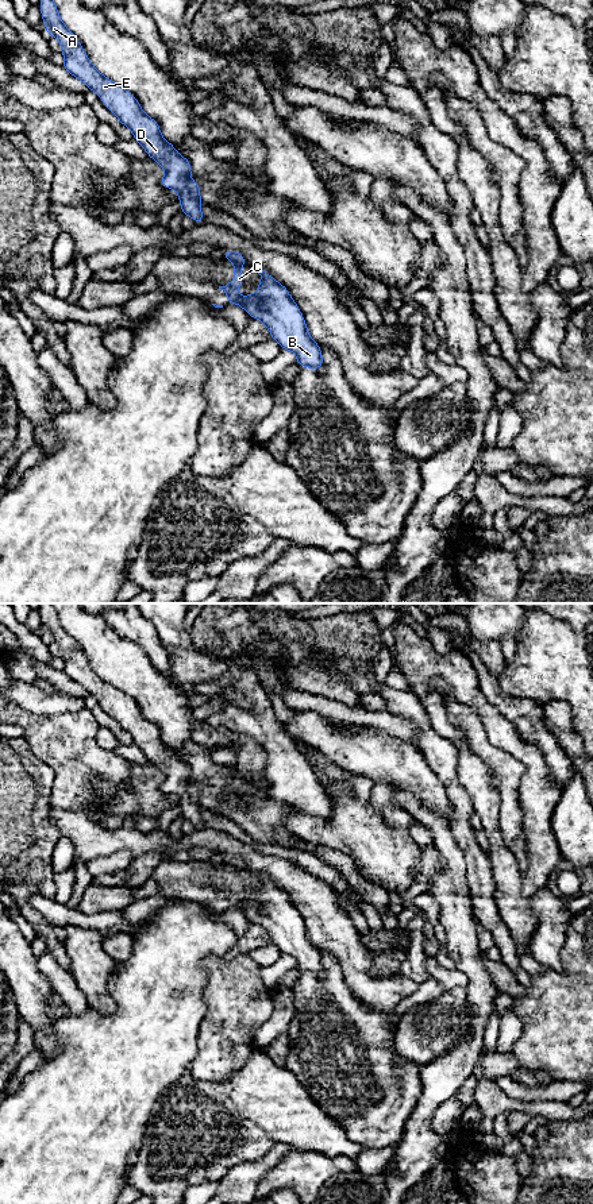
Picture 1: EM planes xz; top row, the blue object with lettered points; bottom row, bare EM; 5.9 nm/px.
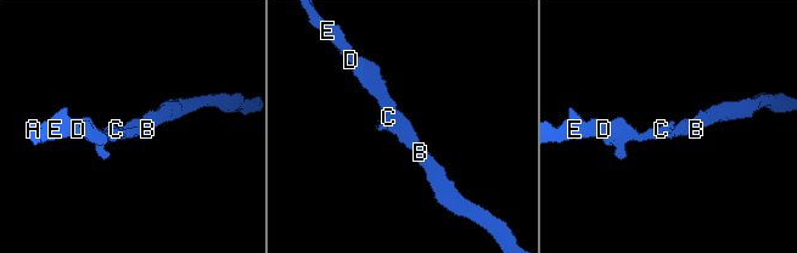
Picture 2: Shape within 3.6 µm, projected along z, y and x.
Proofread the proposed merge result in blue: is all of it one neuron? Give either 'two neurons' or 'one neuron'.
two neurons

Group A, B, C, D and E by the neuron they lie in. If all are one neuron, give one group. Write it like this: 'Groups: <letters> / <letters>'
Groups: A B D E / C

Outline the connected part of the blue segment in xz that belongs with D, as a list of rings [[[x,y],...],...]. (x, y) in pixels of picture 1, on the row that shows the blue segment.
[[[41,0],[39,8],[46,34],[55,36],[61,43],[61,53],[65,55],[62,67],[96,92],[120,123],[131,130],[134,139],[143,146],[147,155],[165,169],[161,185],[180,193],[181,213],[190,216],[197,224],[205,223],[201,215],[201,189],[199,182],[192,182],[190,162],[163,139],[159,124],[142,111],[128,90],[103,76],[91,63],[77,36],[62,23],[55,3]]]

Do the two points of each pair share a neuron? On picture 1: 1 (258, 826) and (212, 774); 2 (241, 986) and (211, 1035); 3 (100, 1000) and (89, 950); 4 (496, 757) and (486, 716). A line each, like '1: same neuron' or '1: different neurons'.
1: same neuron
2: same neuron
3: same neuron
4: different neurons

